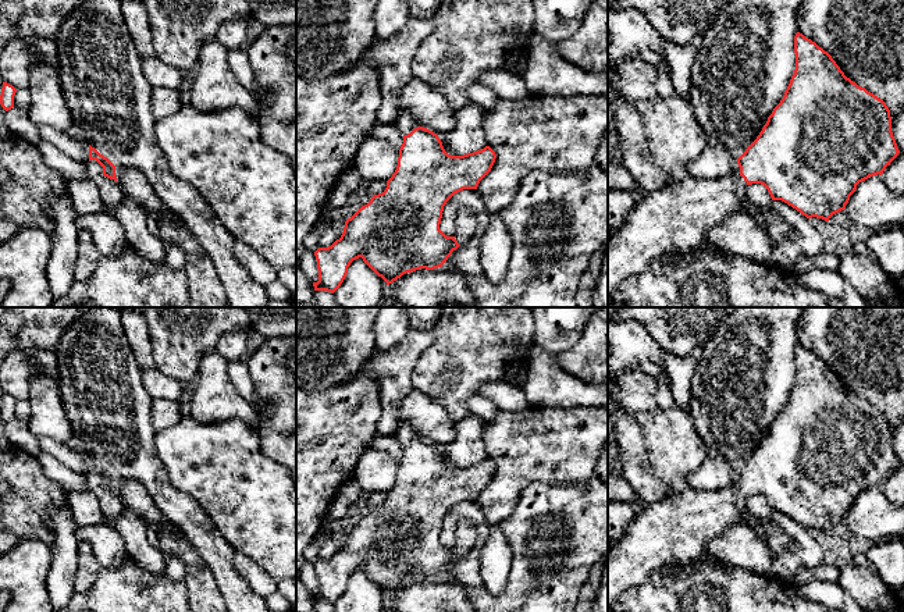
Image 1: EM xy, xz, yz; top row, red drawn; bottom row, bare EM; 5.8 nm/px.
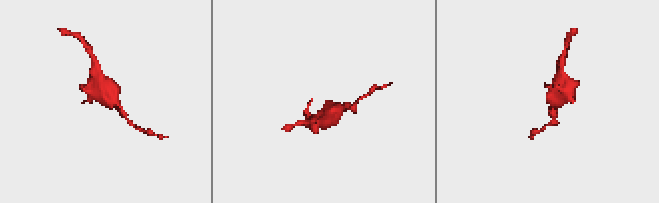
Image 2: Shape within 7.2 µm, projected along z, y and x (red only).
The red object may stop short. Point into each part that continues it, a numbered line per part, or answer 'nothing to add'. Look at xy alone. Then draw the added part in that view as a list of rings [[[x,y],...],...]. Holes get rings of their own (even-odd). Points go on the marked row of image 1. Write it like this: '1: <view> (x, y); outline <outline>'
1: xy (111, 194); outline [[[96,160],[86,163],[86,172],[89,179],[93,181],[100,191],[100,196],[104,203],[104,211],[110,214],[117,211],[125,198],[118,184],[114,179],[103,175],[103,167]]]

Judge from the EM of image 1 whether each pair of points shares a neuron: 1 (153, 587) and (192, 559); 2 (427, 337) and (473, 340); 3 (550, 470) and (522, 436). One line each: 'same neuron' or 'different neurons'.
1: different neurons
2: different neurons
3: same neuron

